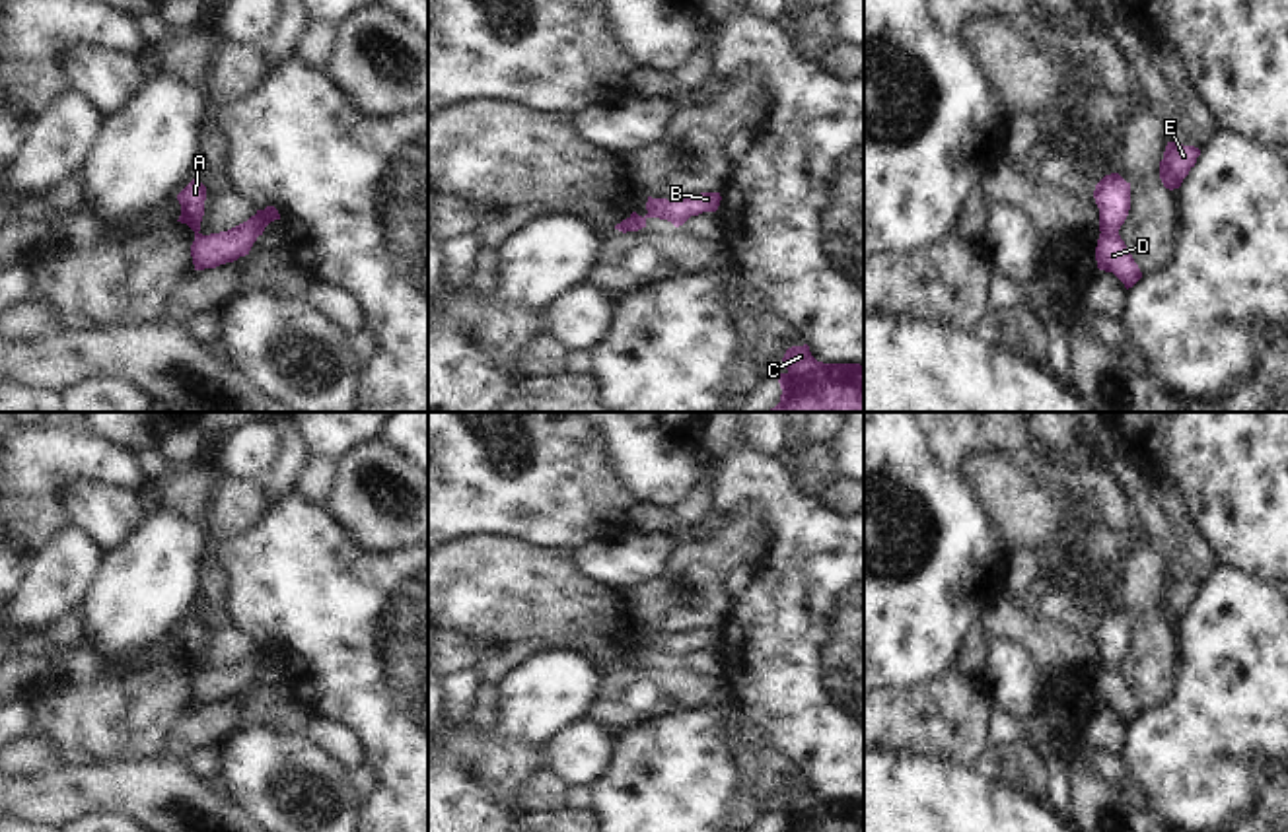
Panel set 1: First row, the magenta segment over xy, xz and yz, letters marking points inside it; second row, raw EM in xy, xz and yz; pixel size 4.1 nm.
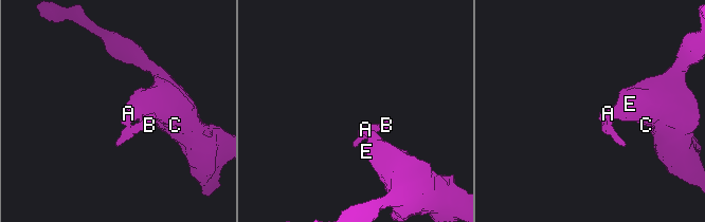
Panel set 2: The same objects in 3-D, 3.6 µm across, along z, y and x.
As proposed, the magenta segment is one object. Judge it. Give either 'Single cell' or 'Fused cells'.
Fused cells

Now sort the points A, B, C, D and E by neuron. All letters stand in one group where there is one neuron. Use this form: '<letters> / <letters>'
A C E / B D

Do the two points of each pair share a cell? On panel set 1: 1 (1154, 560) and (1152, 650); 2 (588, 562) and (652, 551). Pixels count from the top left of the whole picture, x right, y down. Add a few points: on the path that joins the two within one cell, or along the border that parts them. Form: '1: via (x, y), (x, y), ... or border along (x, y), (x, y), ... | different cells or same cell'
1: via (1146, 582), (1146, 628) | same cell
2: via (604, 560), (637, 558) | same cell

